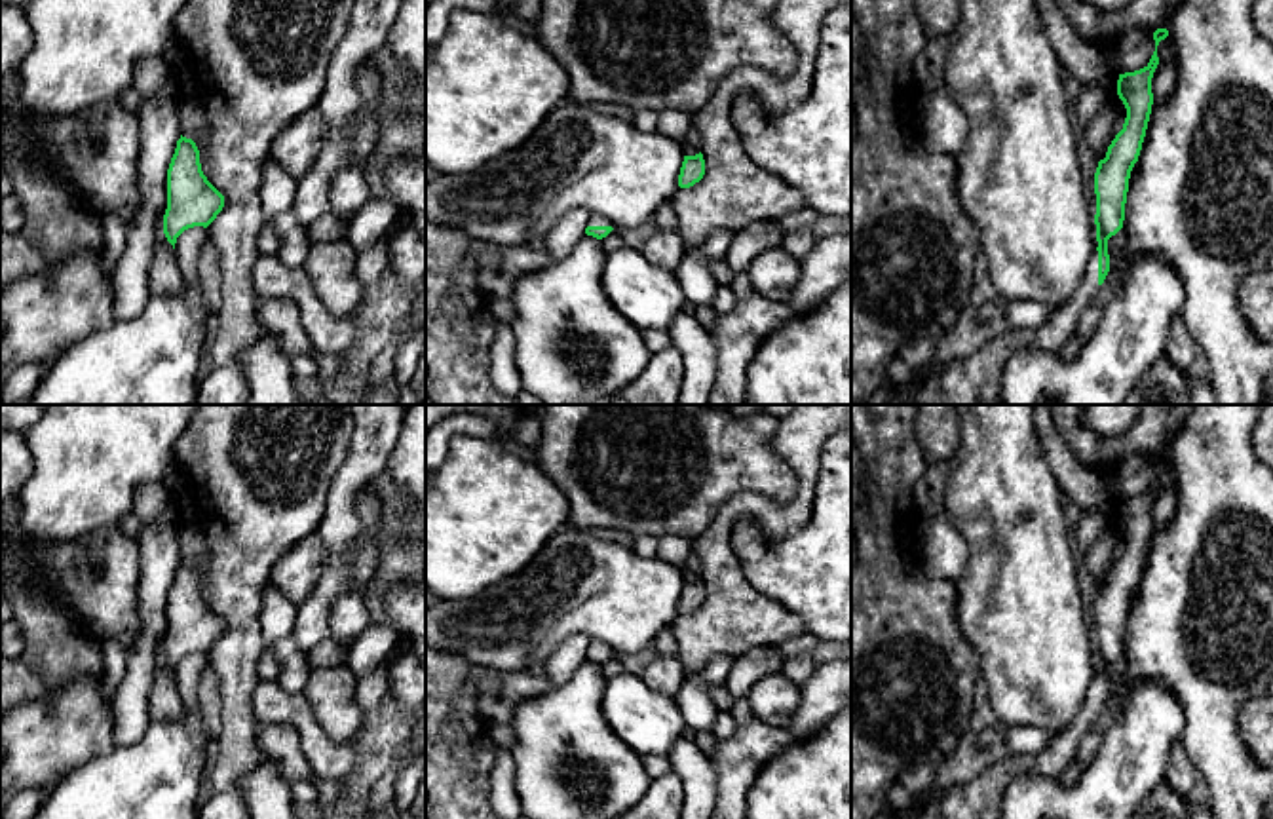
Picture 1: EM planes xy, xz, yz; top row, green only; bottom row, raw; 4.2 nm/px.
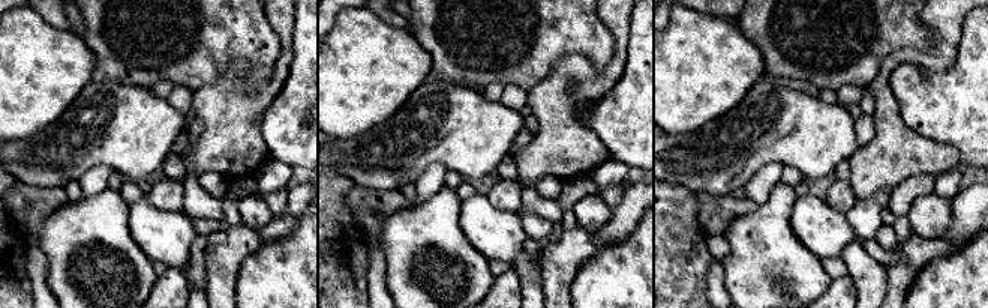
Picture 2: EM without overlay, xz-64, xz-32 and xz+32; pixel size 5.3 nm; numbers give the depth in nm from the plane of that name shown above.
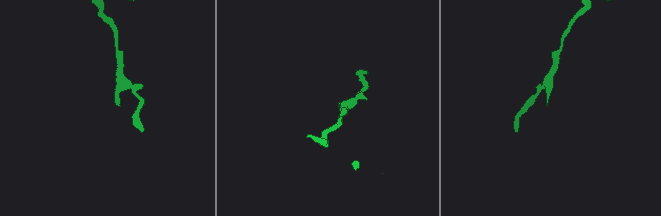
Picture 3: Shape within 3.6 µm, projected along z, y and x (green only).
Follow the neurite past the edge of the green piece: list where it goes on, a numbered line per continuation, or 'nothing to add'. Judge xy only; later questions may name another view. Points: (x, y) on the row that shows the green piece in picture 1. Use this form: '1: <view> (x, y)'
nothing to add

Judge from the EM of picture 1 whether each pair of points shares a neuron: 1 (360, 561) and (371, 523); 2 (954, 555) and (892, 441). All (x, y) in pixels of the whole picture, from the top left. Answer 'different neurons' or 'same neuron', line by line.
1: same neuron
2: different neurons

